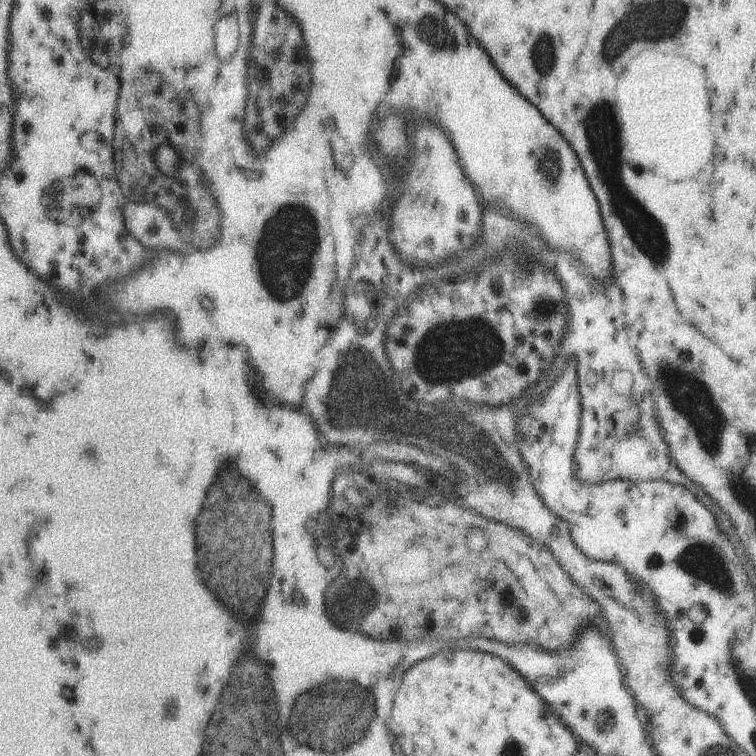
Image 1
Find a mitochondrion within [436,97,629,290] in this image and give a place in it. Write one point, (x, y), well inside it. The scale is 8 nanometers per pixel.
(550, 148)

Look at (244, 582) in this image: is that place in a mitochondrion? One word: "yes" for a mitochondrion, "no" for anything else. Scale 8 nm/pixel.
yes

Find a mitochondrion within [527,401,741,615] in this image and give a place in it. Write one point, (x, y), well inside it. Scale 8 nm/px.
(713, 579)

